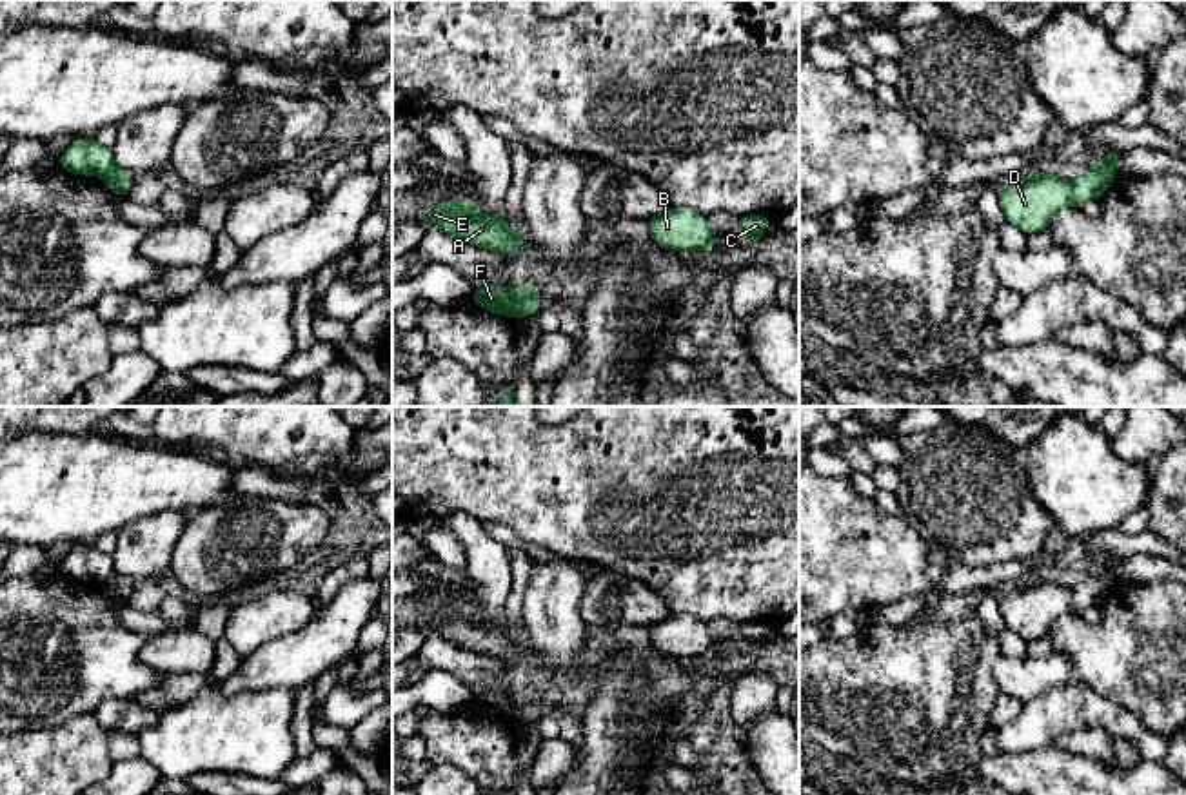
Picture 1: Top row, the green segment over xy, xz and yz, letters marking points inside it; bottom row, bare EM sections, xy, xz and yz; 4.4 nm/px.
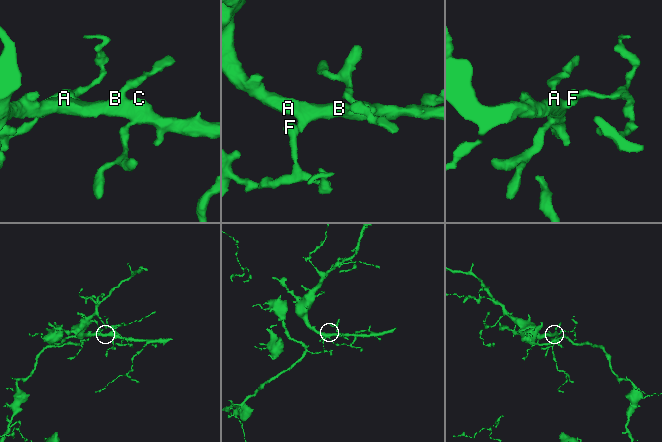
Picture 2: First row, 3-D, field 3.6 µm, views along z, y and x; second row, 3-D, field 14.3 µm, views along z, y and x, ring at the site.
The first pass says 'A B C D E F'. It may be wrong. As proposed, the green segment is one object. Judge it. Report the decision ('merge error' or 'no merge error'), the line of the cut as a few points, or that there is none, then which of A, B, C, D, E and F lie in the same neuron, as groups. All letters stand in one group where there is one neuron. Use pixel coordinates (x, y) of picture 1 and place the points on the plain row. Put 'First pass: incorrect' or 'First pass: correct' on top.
First pass: incorrect
merge error; cut in xz along (514, 697), (520, 721); A B C D E / F

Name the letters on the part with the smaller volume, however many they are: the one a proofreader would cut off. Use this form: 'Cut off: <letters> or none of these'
Cut off: A, B, C, D, E

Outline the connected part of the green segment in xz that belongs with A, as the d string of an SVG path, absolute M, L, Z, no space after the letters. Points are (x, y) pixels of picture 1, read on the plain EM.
M470 601L463 608L429 612L420 619L423 628L474 653L490 655L499 661L514 661L525 653L519 639L512 637L503 623L483 623L474 613Z

